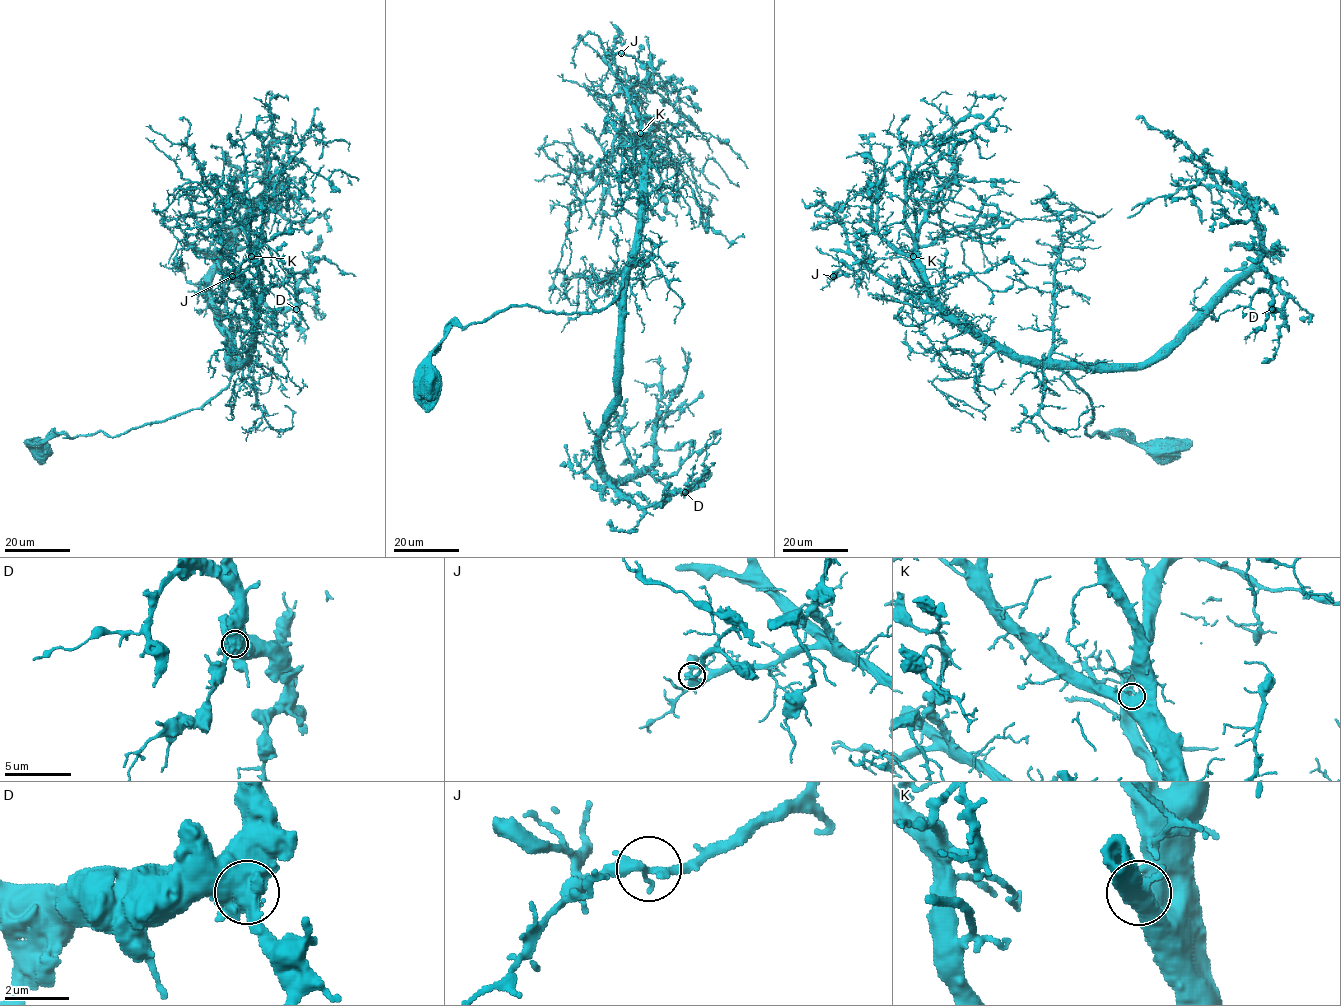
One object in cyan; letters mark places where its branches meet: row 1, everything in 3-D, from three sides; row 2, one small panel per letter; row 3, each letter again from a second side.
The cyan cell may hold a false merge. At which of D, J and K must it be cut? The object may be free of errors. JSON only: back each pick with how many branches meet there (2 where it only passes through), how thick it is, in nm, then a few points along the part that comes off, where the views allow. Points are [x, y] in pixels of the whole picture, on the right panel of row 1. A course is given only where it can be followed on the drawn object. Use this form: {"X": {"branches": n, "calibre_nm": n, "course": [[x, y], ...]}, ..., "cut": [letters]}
{"cut": []}

